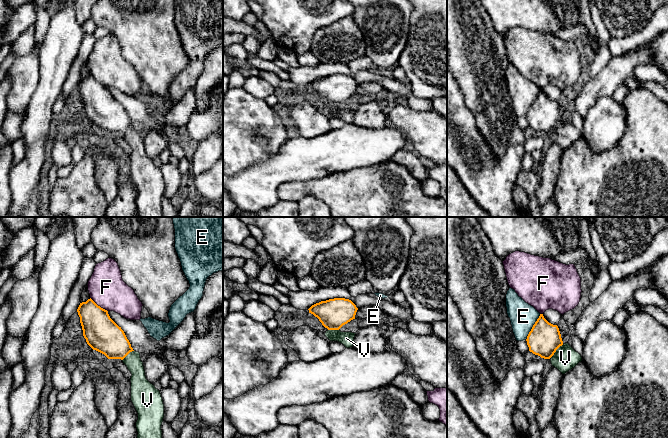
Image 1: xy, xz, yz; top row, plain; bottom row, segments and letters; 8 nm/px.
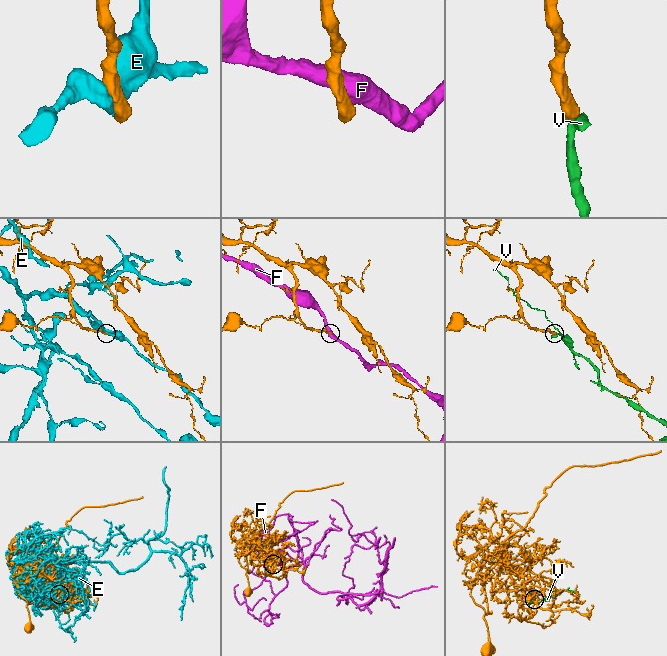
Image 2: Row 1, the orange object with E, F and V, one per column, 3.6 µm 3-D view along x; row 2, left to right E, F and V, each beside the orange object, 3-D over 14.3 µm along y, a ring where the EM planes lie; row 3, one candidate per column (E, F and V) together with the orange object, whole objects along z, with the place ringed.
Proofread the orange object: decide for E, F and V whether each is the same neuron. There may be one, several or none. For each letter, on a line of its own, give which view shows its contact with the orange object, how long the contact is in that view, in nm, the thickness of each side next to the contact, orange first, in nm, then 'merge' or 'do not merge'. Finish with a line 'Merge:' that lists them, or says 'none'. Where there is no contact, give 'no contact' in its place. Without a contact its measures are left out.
E: contact in yz; length 240 nm; calibres 260 and 220 nm; do not merge
F: contact in xy; length 180 nm; calibres 280 and 300 nm; do not merge
V: contact in yz; length 160 nm; calibres 260 and 200 nm; merge
Merge: V

